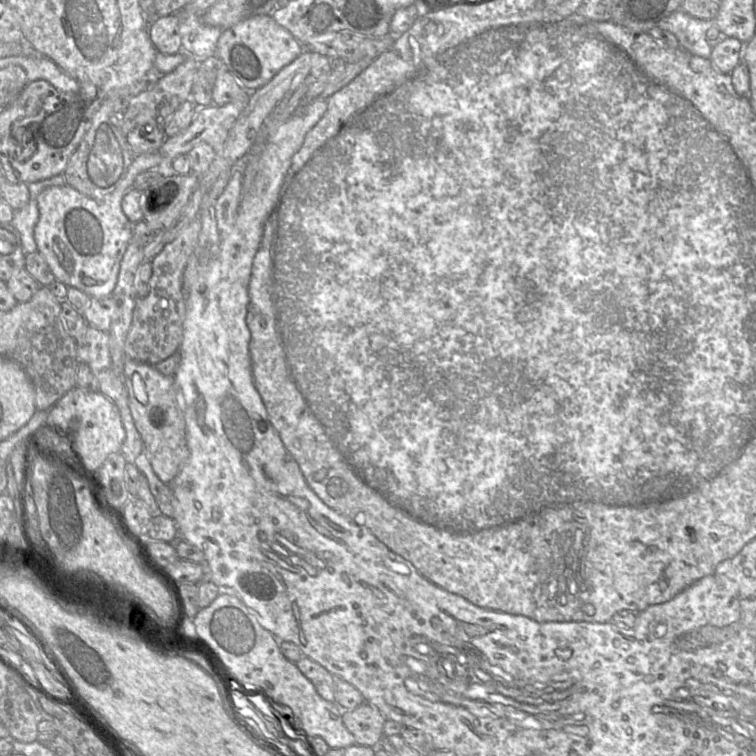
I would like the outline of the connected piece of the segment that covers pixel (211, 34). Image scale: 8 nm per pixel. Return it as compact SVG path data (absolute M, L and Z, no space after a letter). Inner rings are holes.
M174 14L179 16L181 52L198 61L216 55L221 28L205 25L202 22L202 14Z

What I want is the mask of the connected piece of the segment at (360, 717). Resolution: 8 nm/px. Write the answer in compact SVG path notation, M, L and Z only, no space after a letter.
M364 702L353 710L343 710L342 721L356 744L371 748L380 745L386 718L375 706Z

